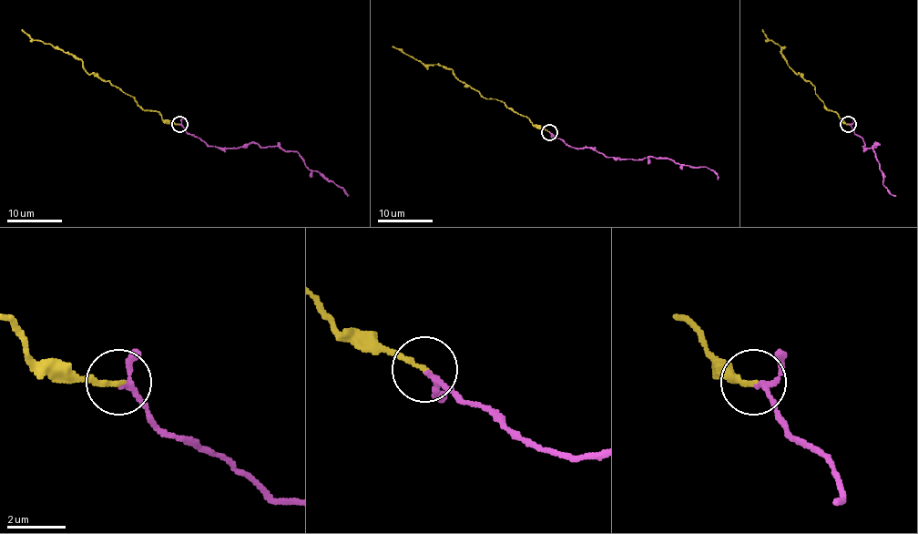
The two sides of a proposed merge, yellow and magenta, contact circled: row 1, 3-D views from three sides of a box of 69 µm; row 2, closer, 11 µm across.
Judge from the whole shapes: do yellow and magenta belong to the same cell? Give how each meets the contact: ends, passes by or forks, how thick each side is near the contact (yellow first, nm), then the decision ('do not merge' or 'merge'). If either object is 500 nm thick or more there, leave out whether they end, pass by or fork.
yellow ends; magenta passes by; calibres 180 and 150 nm; merge

